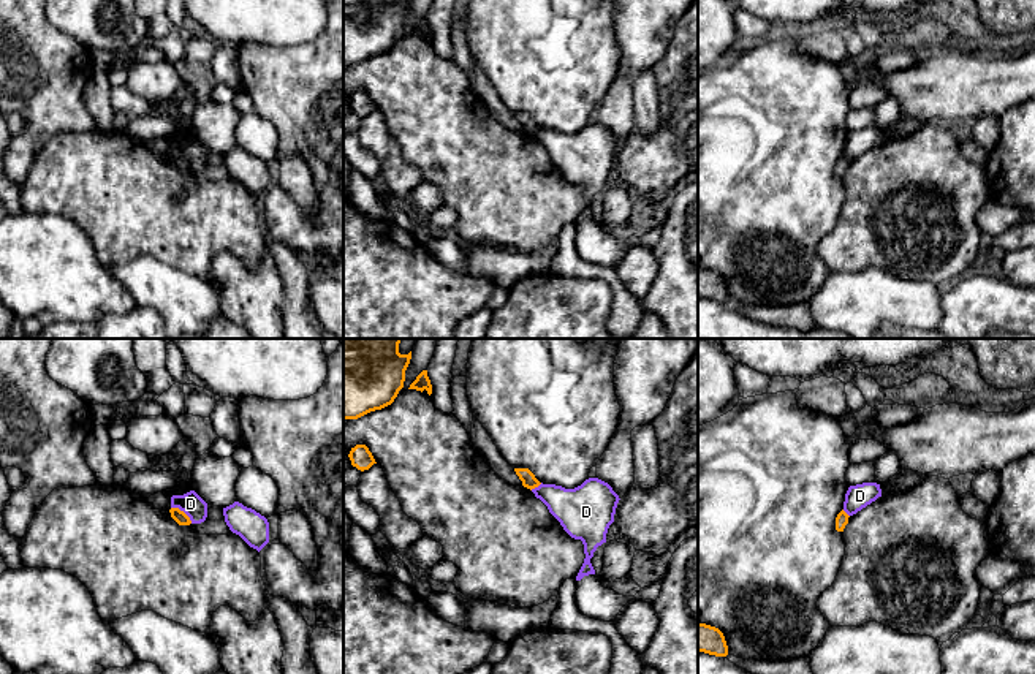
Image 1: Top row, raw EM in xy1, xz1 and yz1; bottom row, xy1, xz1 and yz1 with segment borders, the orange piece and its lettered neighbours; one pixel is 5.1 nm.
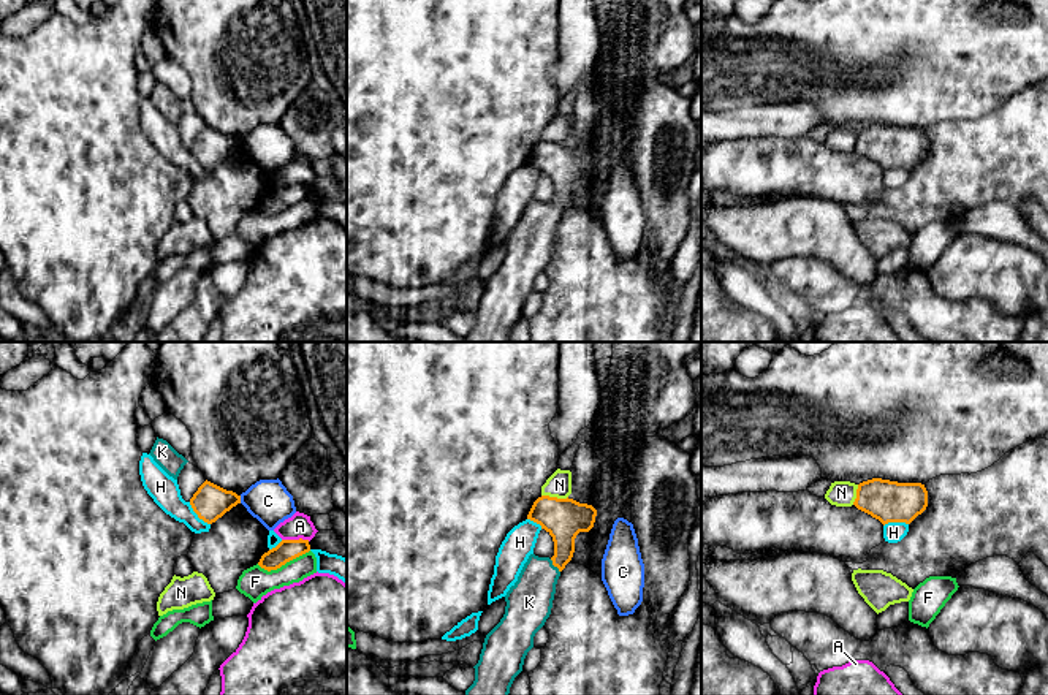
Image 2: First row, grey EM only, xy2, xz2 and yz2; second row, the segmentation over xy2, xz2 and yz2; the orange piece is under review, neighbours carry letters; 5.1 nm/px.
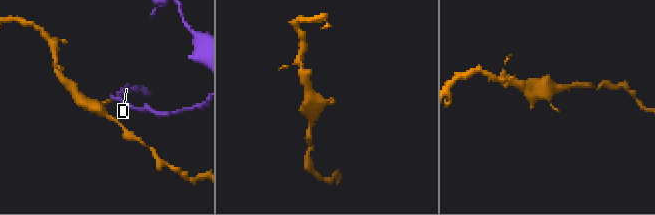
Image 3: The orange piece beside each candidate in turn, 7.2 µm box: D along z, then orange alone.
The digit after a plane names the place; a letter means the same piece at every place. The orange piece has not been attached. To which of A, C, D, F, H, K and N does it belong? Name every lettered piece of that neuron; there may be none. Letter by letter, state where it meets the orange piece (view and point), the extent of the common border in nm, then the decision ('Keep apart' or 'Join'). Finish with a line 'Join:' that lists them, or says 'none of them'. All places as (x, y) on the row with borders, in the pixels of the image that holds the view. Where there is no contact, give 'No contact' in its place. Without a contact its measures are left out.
A: Touches orange at xy2 (296, 540). Shared border 140 nm. Keep apart
C: Touches orange at xy2 (239, 499). Shared border 40 nm. Keep apart
D: Touches orange at xy1 (182, 511). Shared border 140 nm. Keep apart
F: Touches orange at xy2 (282, 564). Shared border 280 nm. Keep apart
H: Touches orange at xy2 (197, 513). Shared border 160 nm. Keep apart
K: Touches orange at xz2 (554, 565). Shared border 90 nm. Join
N: Touches orange at xz2 (554, 497). Shared border 140 nm. Keep apart
Join: K

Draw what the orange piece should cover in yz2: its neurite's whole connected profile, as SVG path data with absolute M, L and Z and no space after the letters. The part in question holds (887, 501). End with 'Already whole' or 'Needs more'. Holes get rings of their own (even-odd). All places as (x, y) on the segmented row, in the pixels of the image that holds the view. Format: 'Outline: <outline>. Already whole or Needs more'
Outline: M872 478L858 484L853 505L883 526L888 522L910 524L926 510L928 491L921 483Z. Already whole

